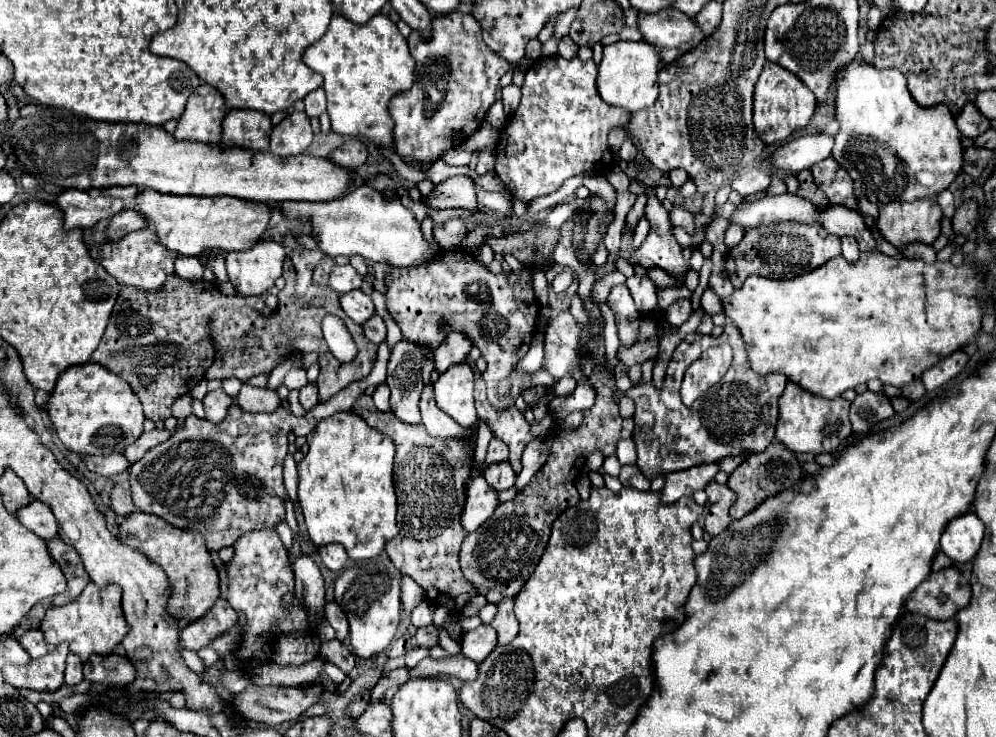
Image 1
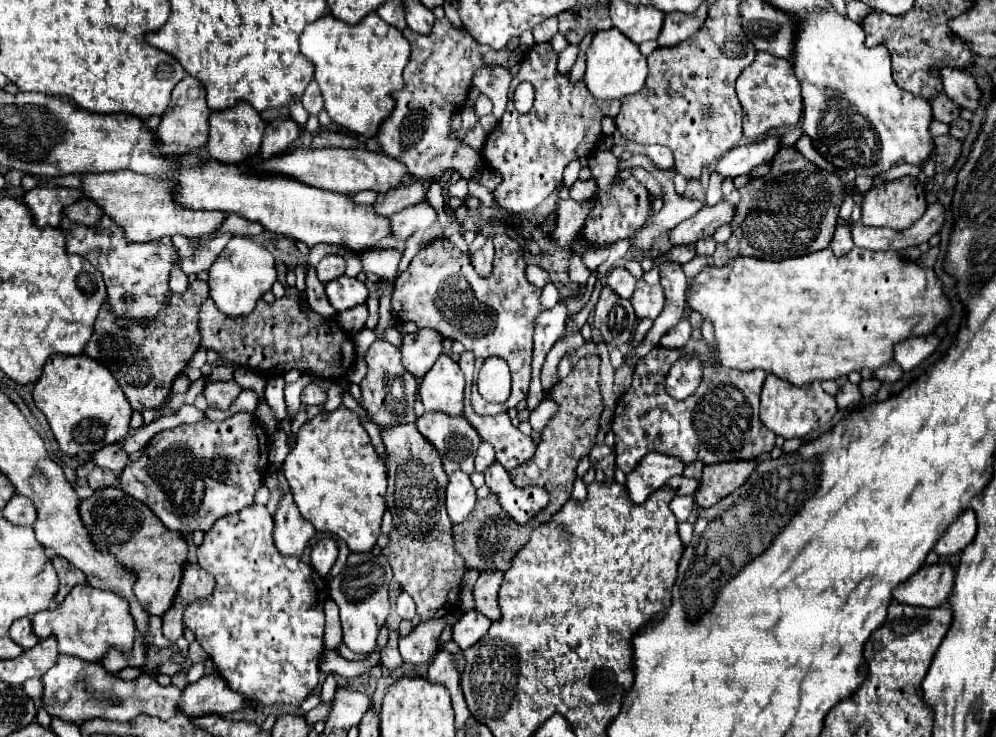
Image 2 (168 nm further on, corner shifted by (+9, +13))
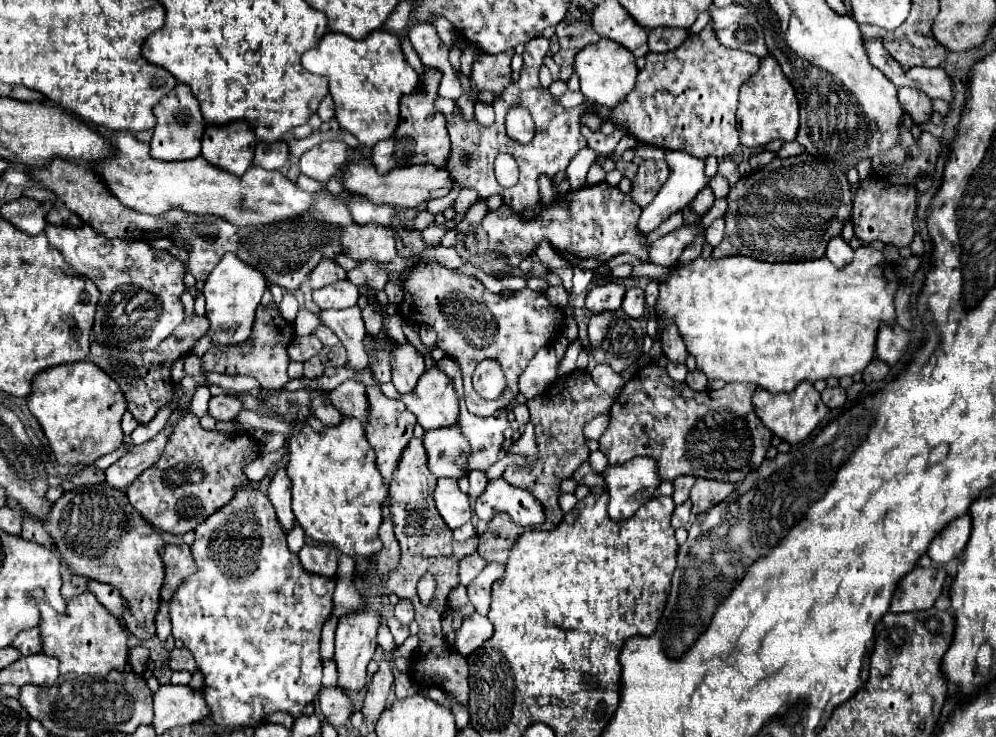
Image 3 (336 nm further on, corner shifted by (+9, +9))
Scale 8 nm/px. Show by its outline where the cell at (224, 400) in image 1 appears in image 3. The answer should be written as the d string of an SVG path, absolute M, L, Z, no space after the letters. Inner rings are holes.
M230 394L212 396L208 402L208 414L216 420L234 420L242 412L242 408L242 402Z

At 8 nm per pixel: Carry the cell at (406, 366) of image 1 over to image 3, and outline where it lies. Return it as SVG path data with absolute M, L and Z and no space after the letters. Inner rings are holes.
M368 388L368 400L370 400L370 422L366 424L366 436L376 452L376 466L386 482L392 482L396 472L396 462L400 462L400 454L404 452L404 446L408 446L412 438L412 430L416 426L416 418L412 412L406 410L404 402L386 398L380 388Z

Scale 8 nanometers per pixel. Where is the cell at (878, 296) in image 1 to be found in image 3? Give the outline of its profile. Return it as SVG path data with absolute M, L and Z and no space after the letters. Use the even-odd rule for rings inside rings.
M860 246L854 254L854 260L844 266L844 268L836 268L832 262L828 262L826 258L820 260L812 260L812 262L784 262L784 264L768 264L768 262L758 262L746 256L732 256L732 258L702 258L698 256L692 262L686 264L678 264L668 280L660 282L660 294L654 306L654 316L660 328L670 326L670 322L678 328L686 350L696 358L696 364L700 368L700 372L706 374L706 378L720 378L724 382L750 382L756 386L762 386L764 390L768 390L770 394L780 394L780 392L792 392L792 388L802 382L816 382L816 380L828 380L830 376L834 378L842 378L842 376L854 376L856 372L862 372L868 362L874 358L876 352L876 334L878 334L878 326L882 320L886 322L894 322L894 294L896 294L898 282L896 276L890 268L890 264L884 260L884 254L870 248L870 246Z

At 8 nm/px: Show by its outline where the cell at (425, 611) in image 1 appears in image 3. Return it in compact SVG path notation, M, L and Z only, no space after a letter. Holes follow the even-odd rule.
M400 600L394 608L394 616L402 622L402 624L410 624L414 620L414 608L408 600Z

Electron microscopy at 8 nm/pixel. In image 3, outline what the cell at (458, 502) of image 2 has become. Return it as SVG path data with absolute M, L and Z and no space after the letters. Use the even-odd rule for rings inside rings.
M440 478L434 490L434 502L436 510L440 512L442 520L450 530L466 524L472 518L470 500L464 492L460 492L456 480L452 478Z

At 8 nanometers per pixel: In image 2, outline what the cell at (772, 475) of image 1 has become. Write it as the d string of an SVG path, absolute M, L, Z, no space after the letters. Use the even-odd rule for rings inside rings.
M722 462L716 466L704 466L700 488L696 492L696 502L702 508L712 508L718 500L726 498L732 490L740 488L744 480L754 472L754 462Z

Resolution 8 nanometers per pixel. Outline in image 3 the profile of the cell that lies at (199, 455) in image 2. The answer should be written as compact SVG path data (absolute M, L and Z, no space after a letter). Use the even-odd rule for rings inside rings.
M188 412L174 424L160 460L128 486L126 496L152 526L182 536L232 500L234 492L248 482L242 468L258 454L260 446L248 434L226 438L208 432L200 426L198 416Z

